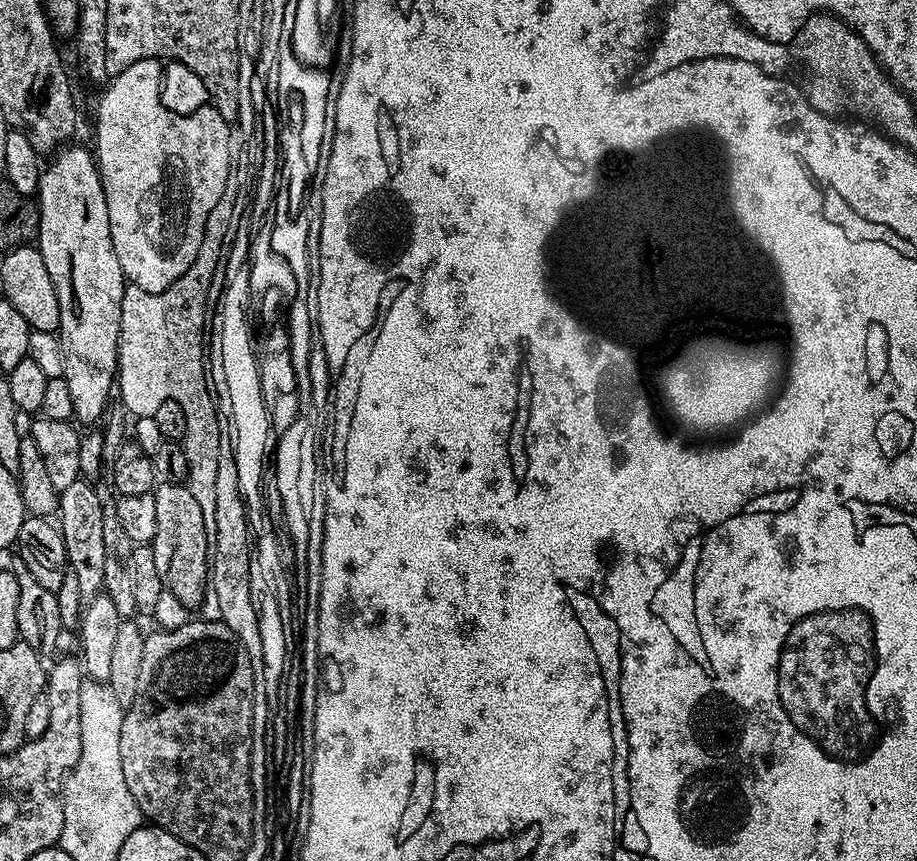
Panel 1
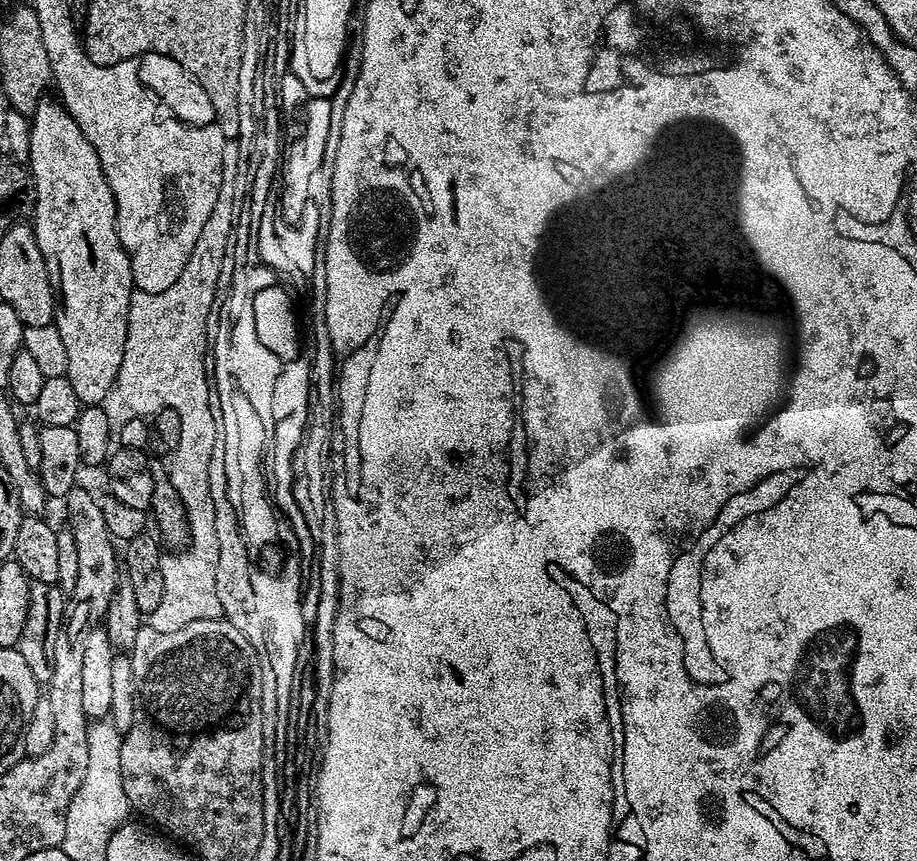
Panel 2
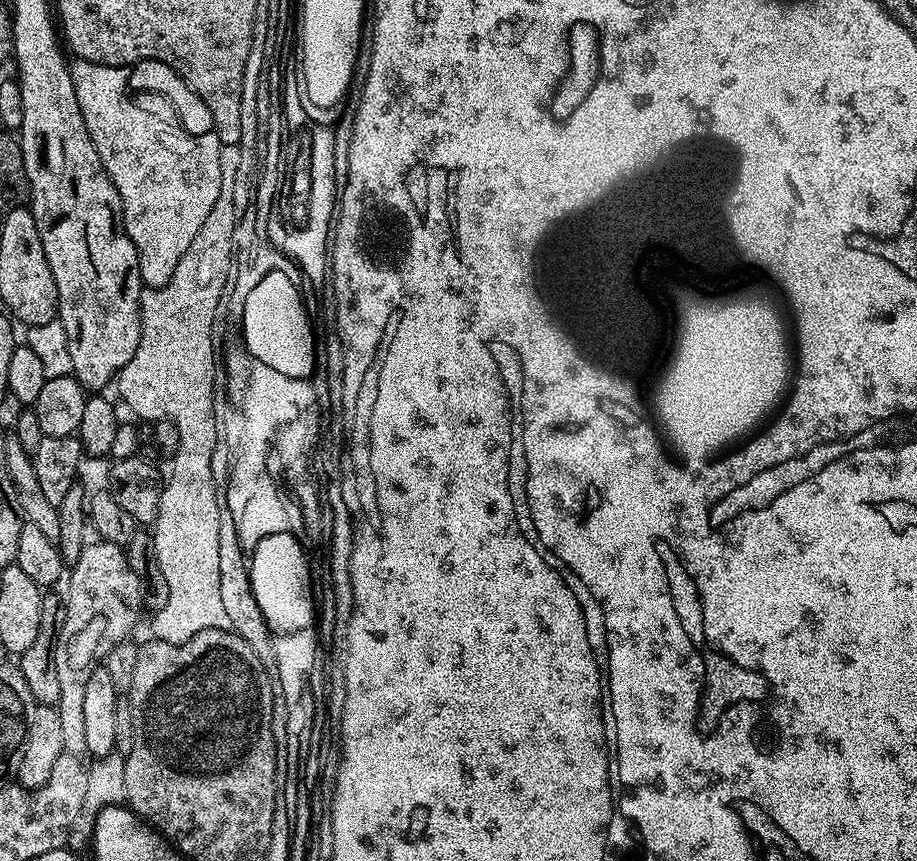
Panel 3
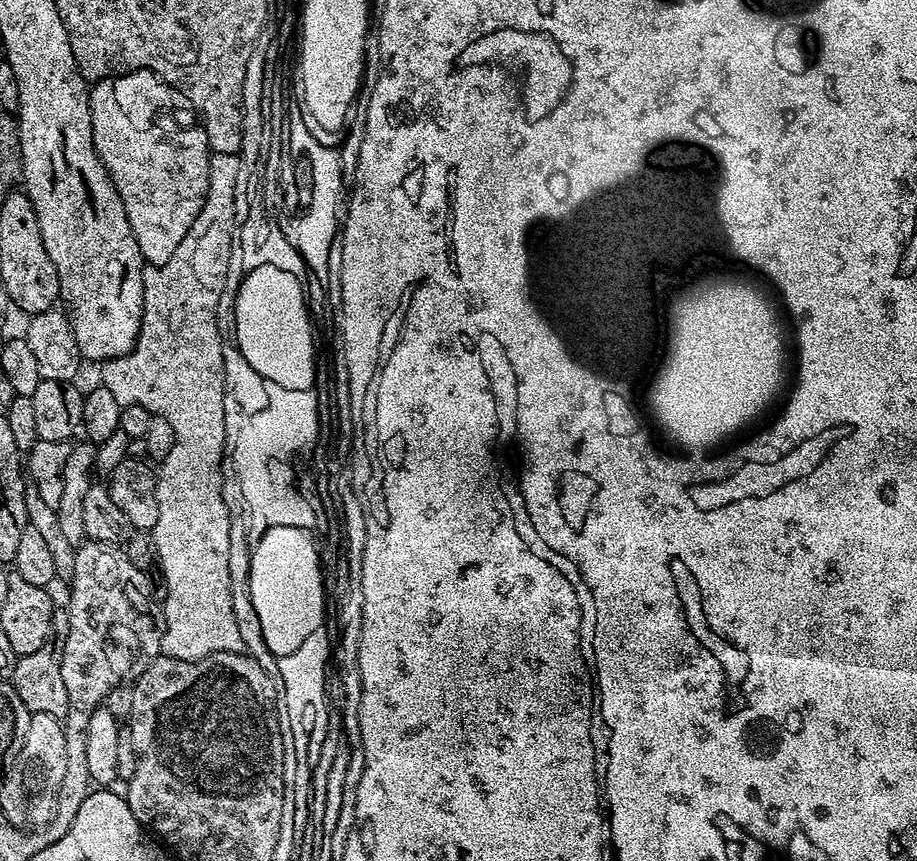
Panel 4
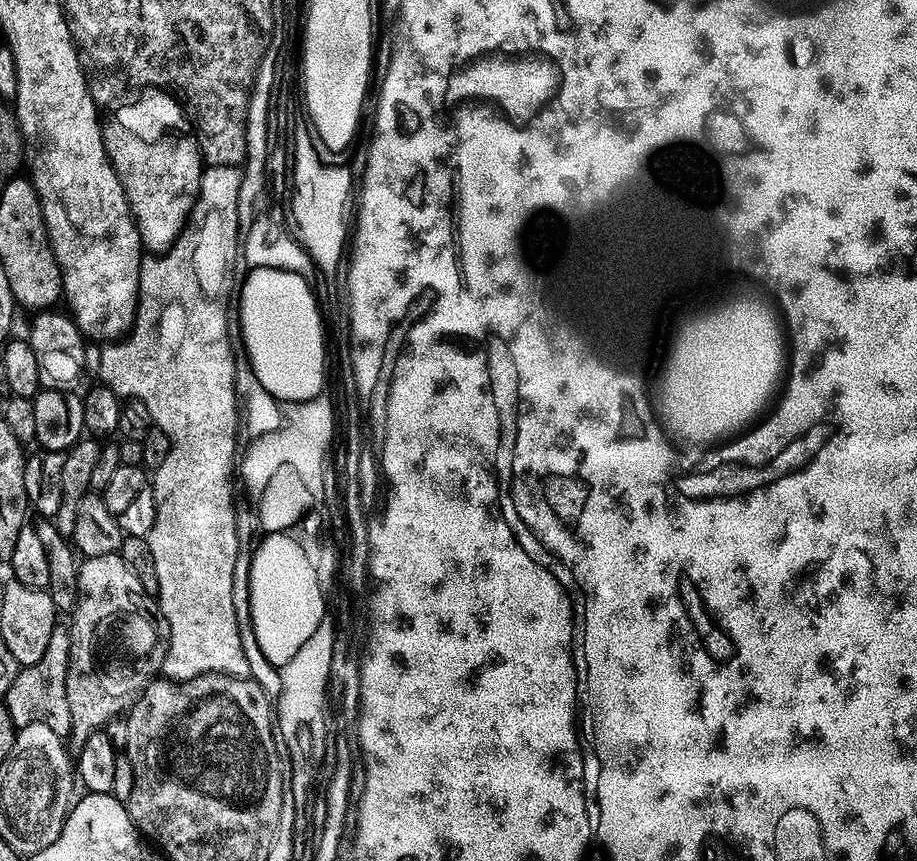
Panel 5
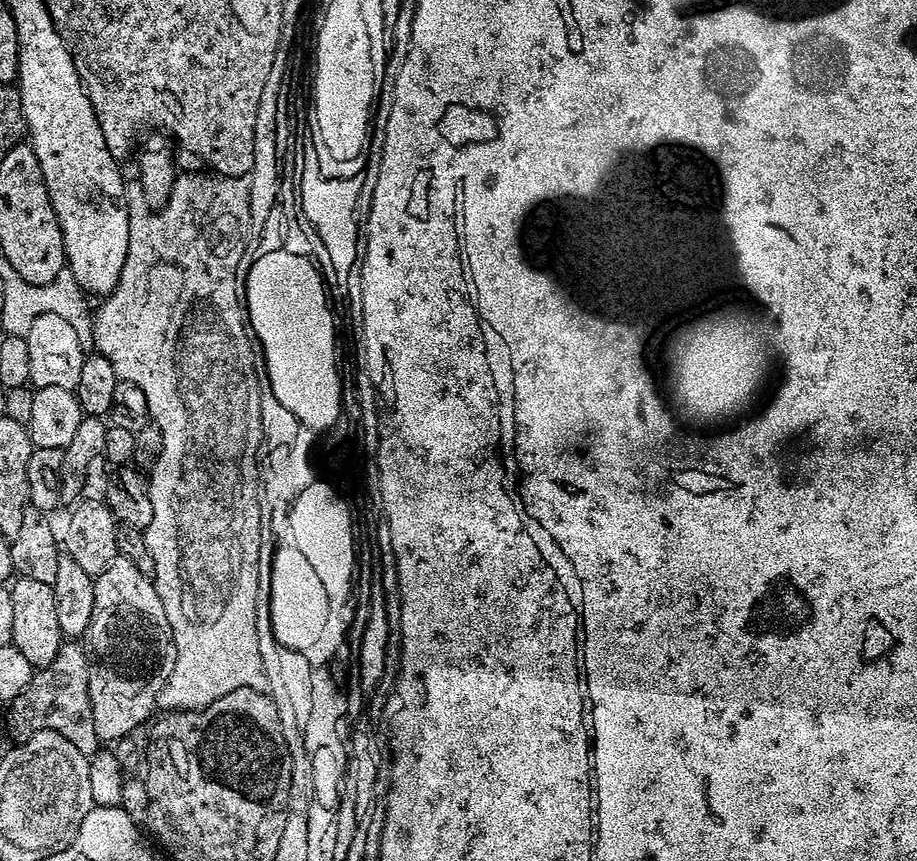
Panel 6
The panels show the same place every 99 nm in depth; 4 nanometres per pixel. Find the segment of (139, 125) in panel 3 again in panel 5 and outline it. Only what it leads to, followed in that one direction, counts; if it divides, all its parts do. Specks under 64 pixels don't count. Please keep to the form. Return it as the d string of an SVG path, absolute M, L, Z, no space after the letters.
M104 132L104 148L122 182L122 190L132 211L132 219L140 231L141 245L154 254L167 251L167 248L180 237L180 231L187 224L188 215L192 212L200 189L202 157L195 139L191 135L182 134L180 144L176 144L176 148L172 148L172 144L152 144L152 148L148 148L148 144L140 144L140 139L132 140L132 136L124 136L124 132Z

